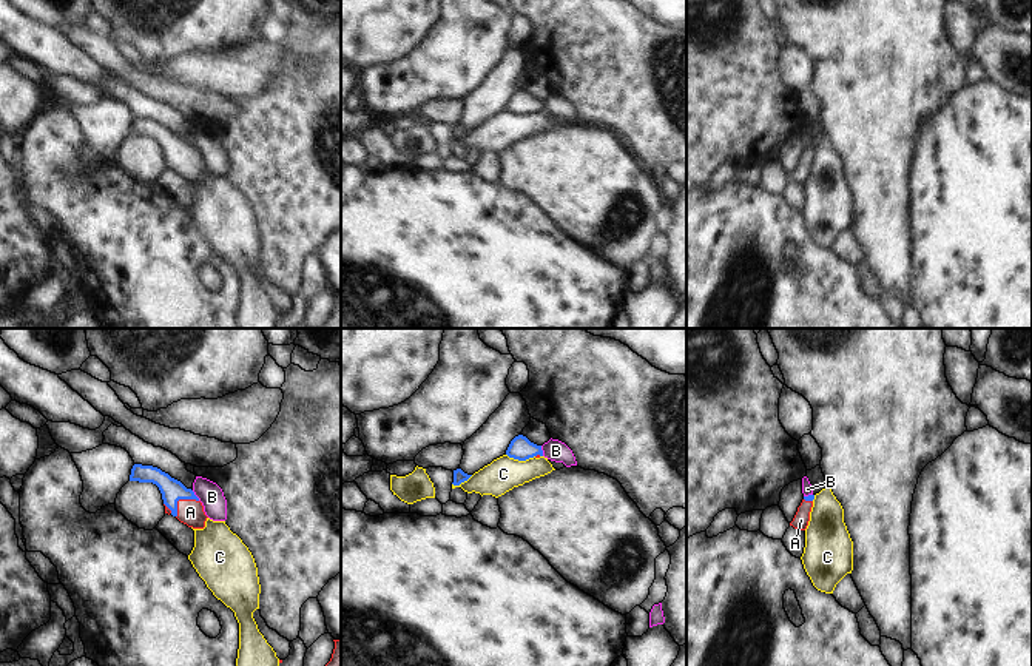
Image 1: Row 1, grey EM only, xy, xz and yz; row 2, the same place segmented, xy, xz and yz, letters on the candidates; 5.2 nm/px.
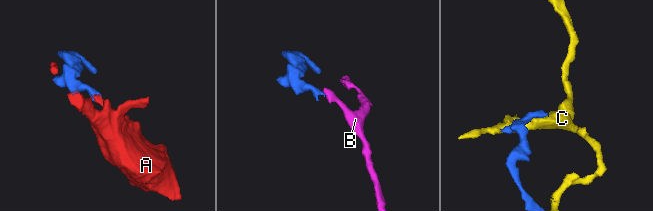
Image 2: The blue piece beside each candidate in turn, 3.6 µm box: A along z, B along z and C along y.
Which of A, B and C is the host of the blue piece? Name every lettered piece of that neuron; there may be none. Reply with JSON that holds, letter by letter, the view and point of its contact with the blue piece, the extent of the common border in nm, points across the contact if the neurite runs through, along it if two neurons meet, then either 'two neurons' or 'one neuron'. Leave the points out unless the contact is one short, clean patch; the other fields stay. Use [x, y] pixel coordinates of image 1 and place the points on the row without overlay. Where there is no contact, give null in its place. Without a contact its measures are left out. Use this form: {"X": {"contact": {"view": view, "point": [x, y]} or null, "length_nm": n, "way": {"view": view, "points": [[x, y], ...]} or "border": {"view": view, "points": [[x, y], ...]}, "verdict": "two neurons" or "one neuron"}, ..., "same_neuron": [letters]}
{"A": {"contact": {"view": "xy", "point": [179, 153]}, "length_nm": 150, "way": {"view": "xy", "points": [[172, 145], [179, 153], [190, 167]]}, "verdict": "one neuron"}, "B": {"contact": {"view": "xy", "point": [195, 150]}, "length_nm": 70, "border": {"view": "xy", "points": [[192, 145], [199, 154]]}, "verdict": "two neurons"}, "C": {"contact": {"view": "xz", "point": [520, 114]}, "length_nm": 150, "verdict": "two neurons"}, "same_neuron": ["A"]}

